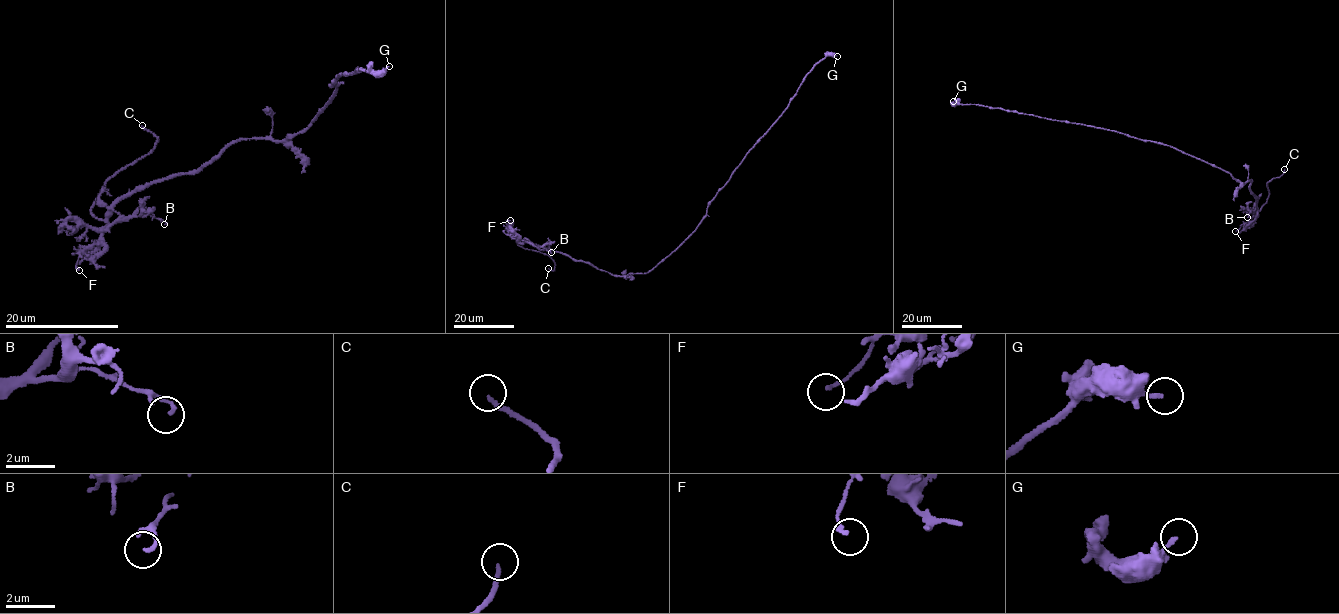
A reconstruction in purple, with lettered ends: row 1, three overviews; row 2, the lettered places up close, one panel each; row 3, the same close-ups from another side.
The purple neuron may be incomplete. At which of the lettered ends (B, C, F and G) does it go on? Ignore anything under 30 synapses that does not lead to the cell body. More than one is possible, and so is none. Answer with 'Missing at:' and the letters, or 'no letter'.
Missing at: C

